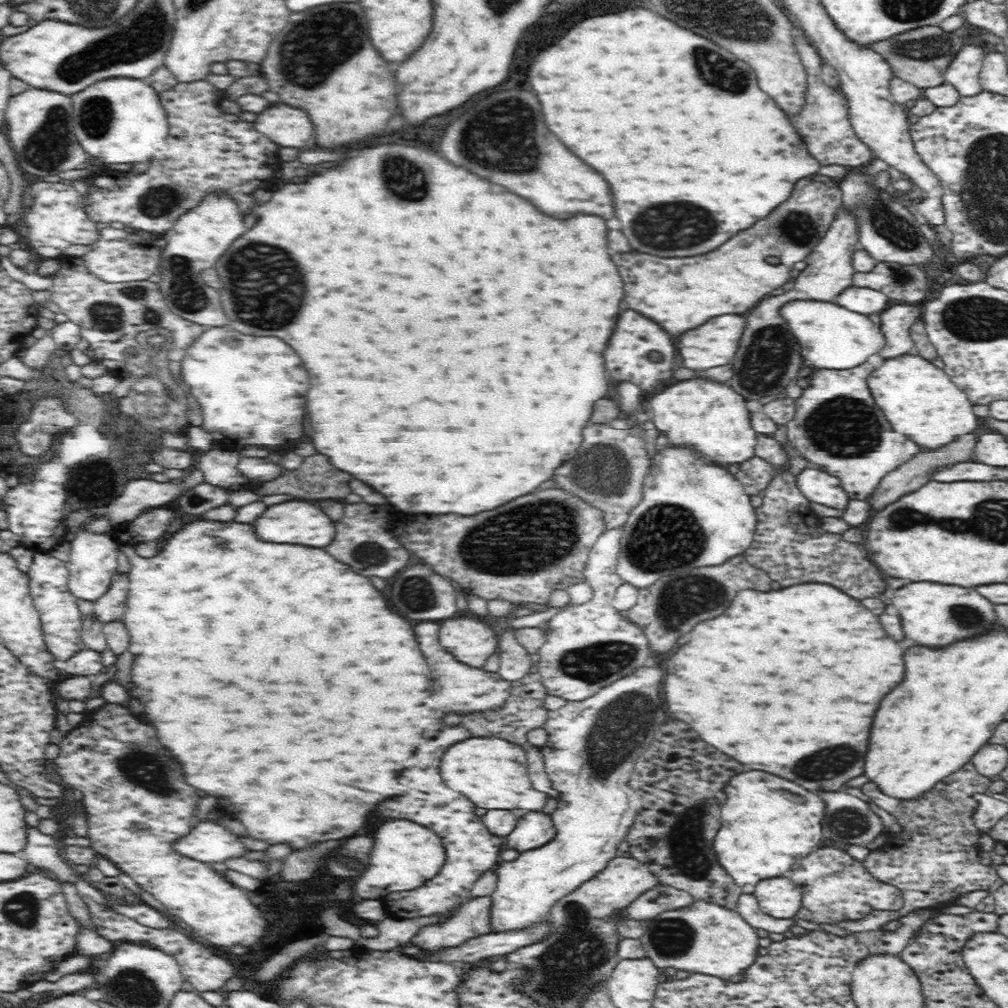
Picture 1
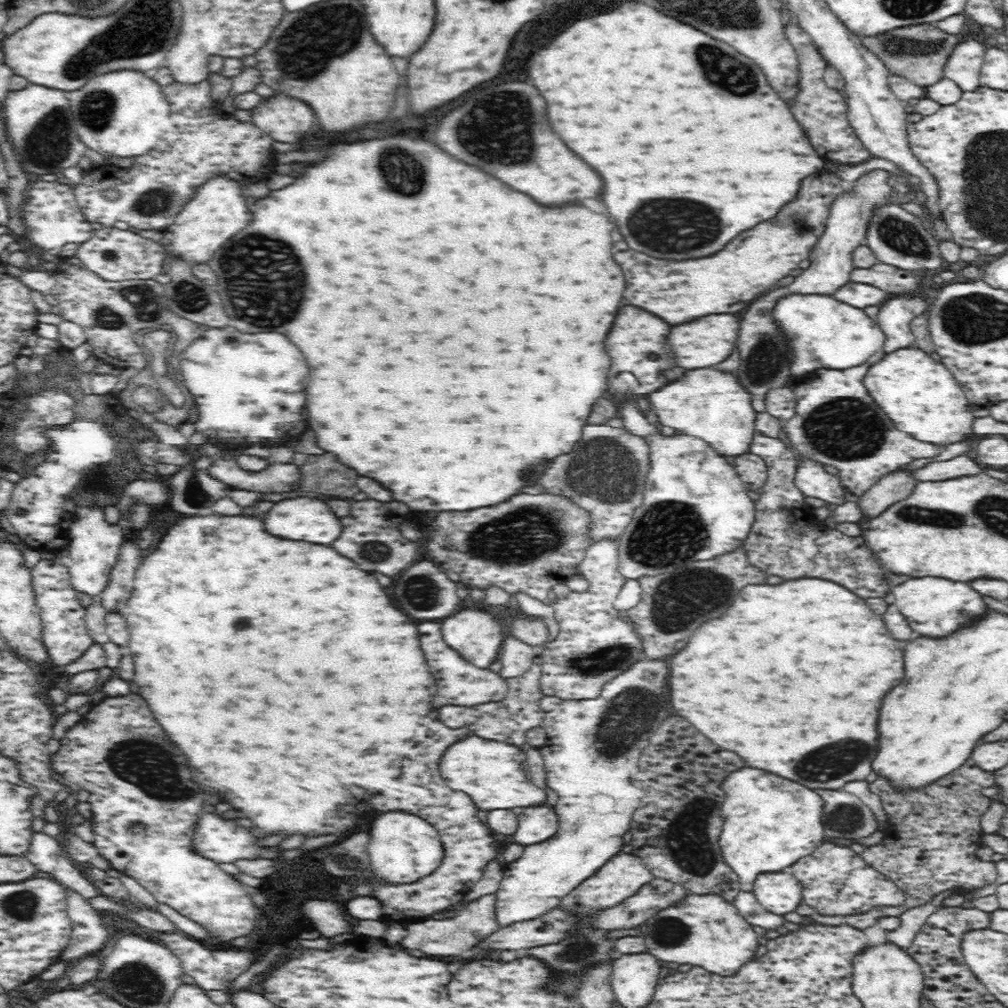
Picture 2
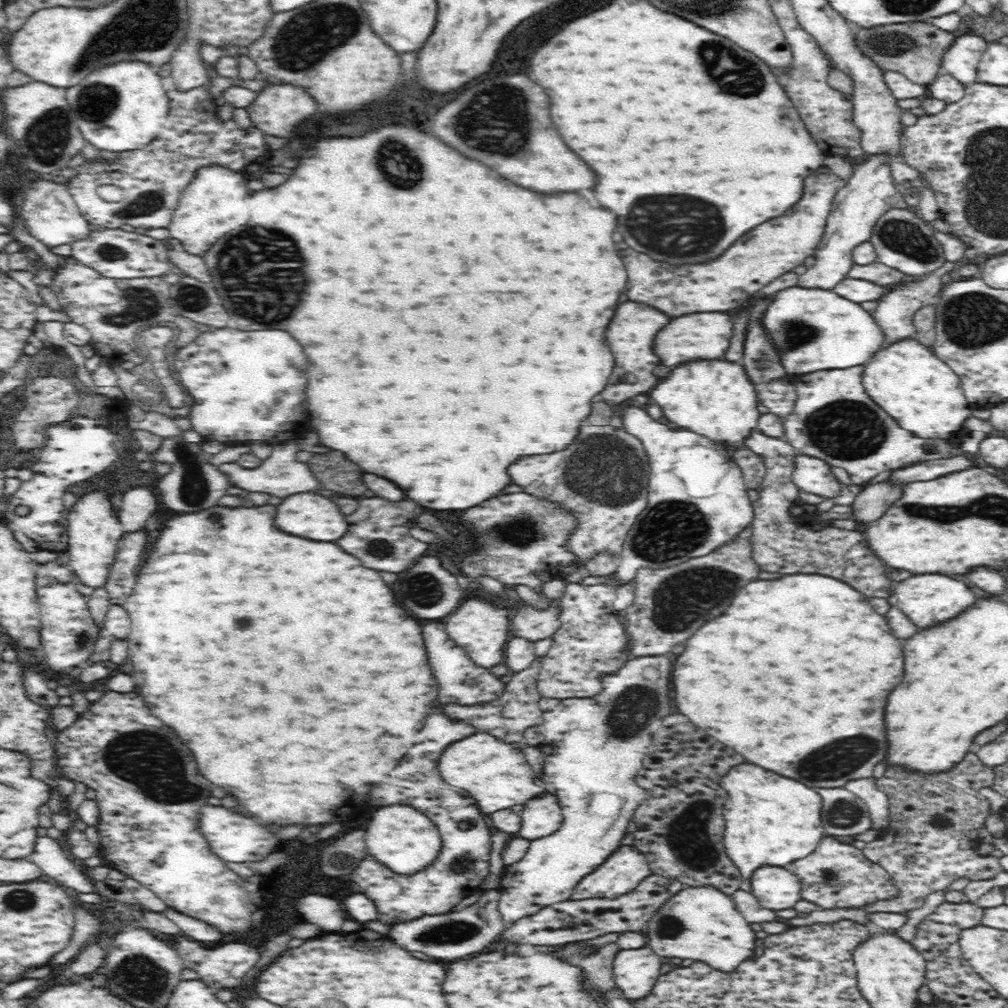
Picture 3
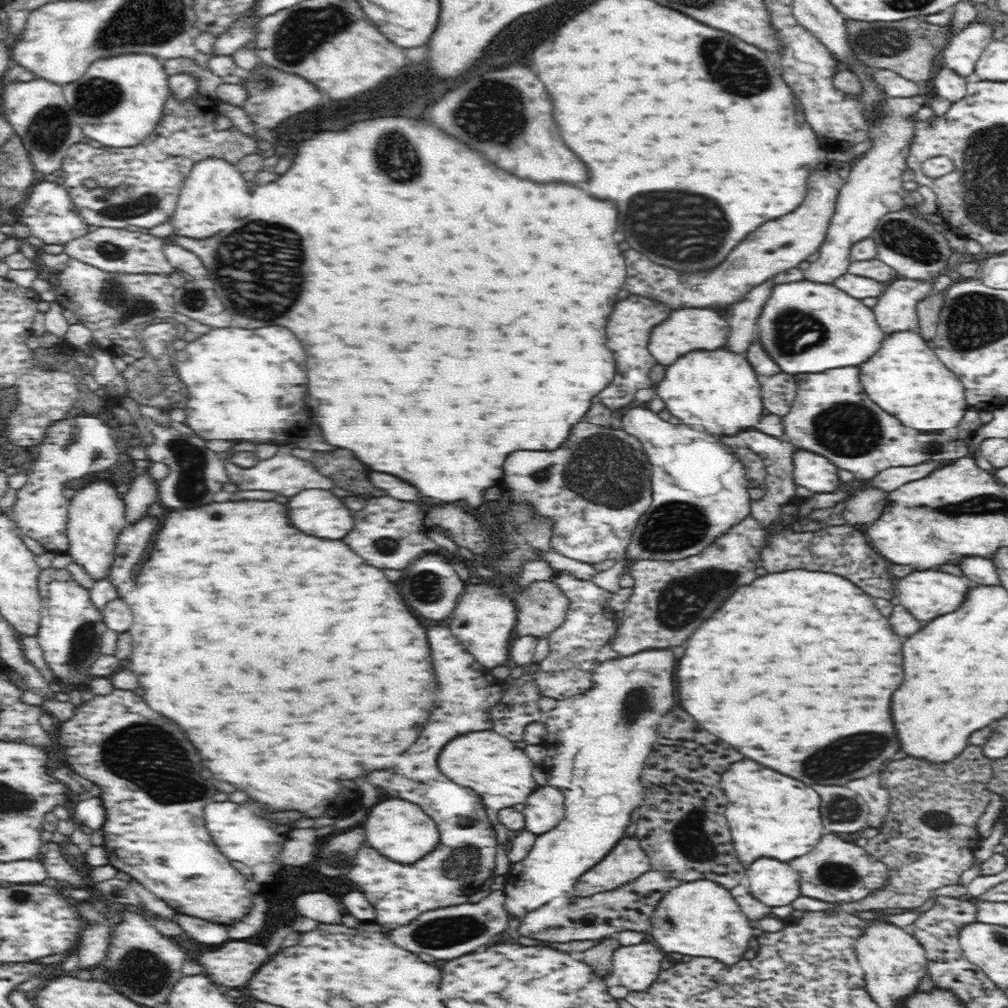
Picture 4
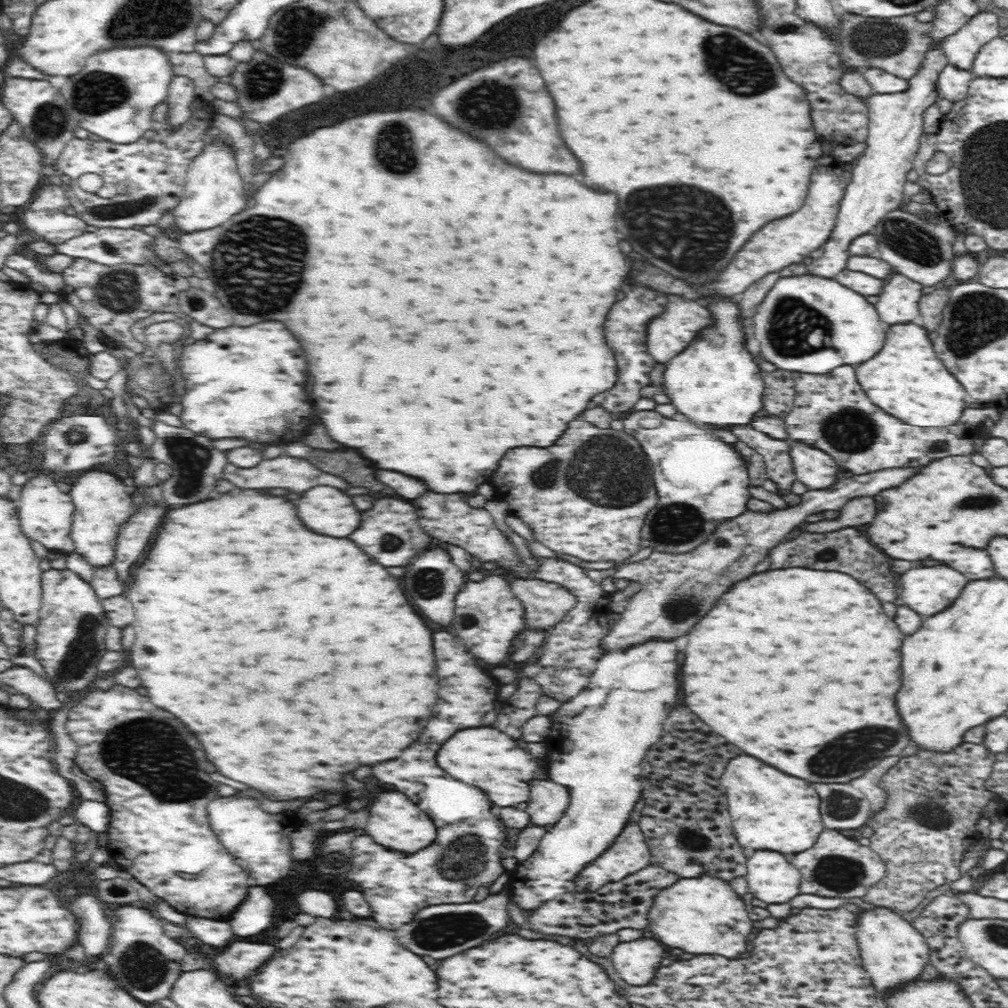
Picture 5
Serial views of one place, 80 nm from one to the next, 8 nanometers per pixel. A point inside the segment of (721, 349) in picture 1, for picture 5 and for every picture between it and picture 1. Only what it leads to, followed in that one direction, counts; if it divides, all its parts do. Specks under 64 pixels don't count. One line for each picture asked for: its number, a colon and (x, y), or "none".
2: (699, 344)
3: (687, 338)
4: (685, 331)
5: (669, 335)

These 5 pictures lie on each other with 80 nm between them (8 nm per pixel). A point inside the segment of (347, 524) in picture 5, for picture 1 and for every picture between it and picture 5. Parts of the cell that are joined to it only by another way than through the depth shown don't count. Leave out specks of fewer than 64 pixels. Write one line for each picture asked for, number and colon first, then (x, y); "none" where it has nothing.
1: (297, 522)
2: (310, 519)
3: (312, 515)
4: (318, 512)

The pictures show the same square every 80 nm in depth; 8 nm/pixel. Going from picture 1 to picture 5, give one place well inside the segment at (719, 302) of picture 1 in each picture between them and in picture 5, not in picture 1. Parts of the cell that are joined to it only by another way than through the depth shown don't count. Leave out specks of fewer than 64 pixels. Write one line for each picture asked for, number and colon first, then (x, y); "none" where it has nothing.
2: (679, 292)
3: (763, 254)
4: (778, 245)
5: (780, 243)

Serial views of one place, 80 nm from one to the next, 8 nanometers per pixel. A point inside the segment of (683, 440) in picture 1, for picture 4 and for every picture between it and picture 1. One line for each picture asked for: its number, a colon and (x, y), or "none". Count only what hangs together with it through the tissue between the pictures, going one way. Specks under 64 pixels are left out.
2: (711, 404)
3: (716, 399)
4: (719, 391)

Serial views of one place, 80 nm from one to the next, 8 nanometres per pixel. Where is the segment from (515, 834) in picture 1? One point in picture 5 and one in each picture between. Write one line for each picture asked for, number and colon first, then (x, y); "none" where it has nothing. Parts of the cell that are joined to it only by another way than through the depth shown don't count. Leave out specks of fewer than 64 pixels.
2: (537, 824)
3: (543, 817)
4: (544, 809)
5: (548, 800)

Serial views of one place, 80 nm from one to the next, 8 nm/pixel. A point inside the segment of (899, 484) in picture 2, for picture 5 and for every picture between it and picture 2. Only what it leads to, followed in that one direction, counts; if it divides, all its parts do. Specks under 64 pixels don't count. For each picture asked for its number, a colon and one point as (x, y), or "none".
3: (870, 504)
4: (865, 507)
5: (857, 511)

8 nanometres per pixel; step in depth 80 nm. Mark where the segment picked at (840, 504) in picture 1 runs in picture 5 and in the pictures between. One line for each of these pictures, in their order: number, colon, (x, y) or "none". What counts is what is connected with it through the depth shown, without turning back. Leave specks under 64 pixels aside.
2: (812, 479)
3: (813, 475)
4: (813, 471)
5: (816, 469)

